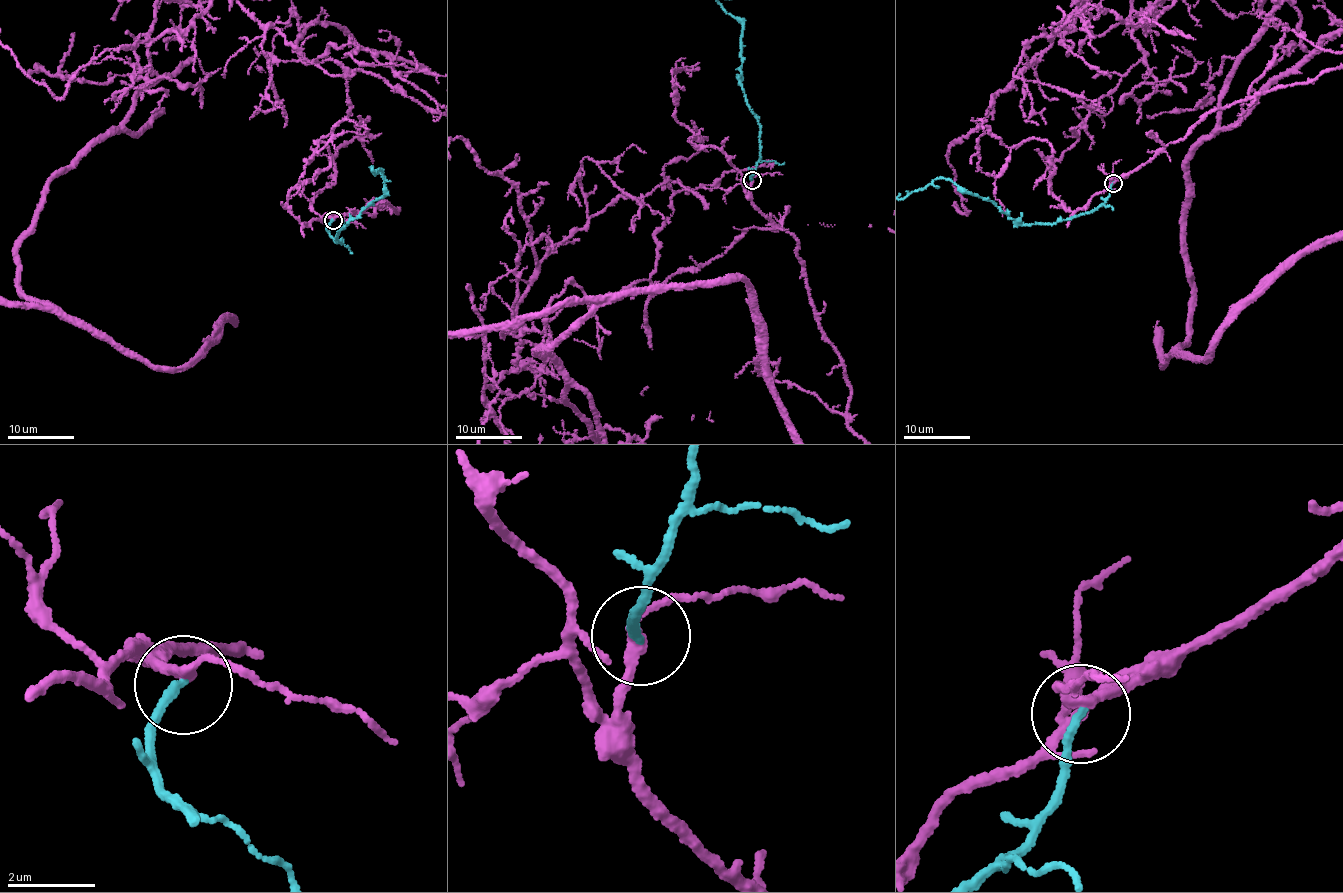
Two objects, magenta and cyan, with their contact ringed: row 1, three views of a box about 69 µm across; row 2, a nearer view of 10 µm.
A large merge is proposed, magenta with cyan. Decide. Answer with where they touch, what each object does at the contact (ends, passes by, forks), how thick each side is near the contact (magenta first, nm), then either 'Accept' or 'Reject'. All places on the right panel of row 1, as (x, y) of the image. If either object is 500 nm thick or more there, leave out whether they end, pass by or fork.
Place: (1113, 183). At the ring magenta passes by. At the ring cyan ends. Thickness 220 nm (magenta) against 190 nm. Accept

